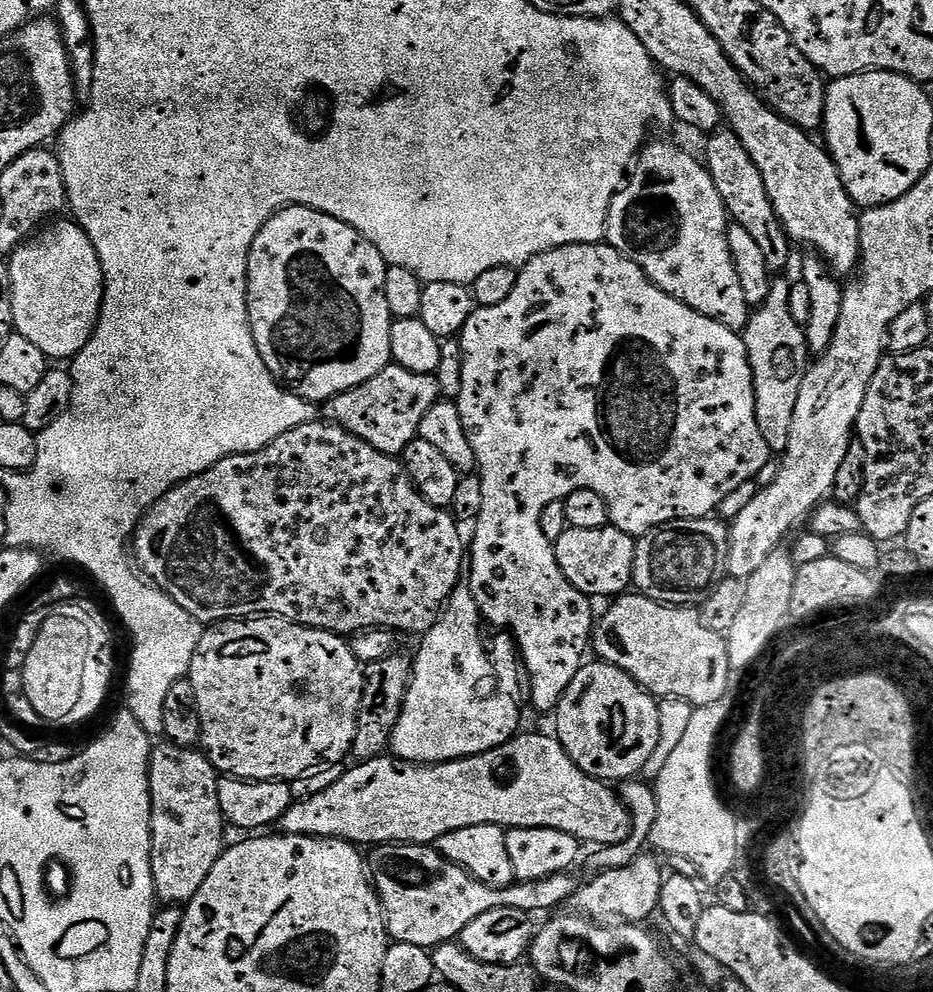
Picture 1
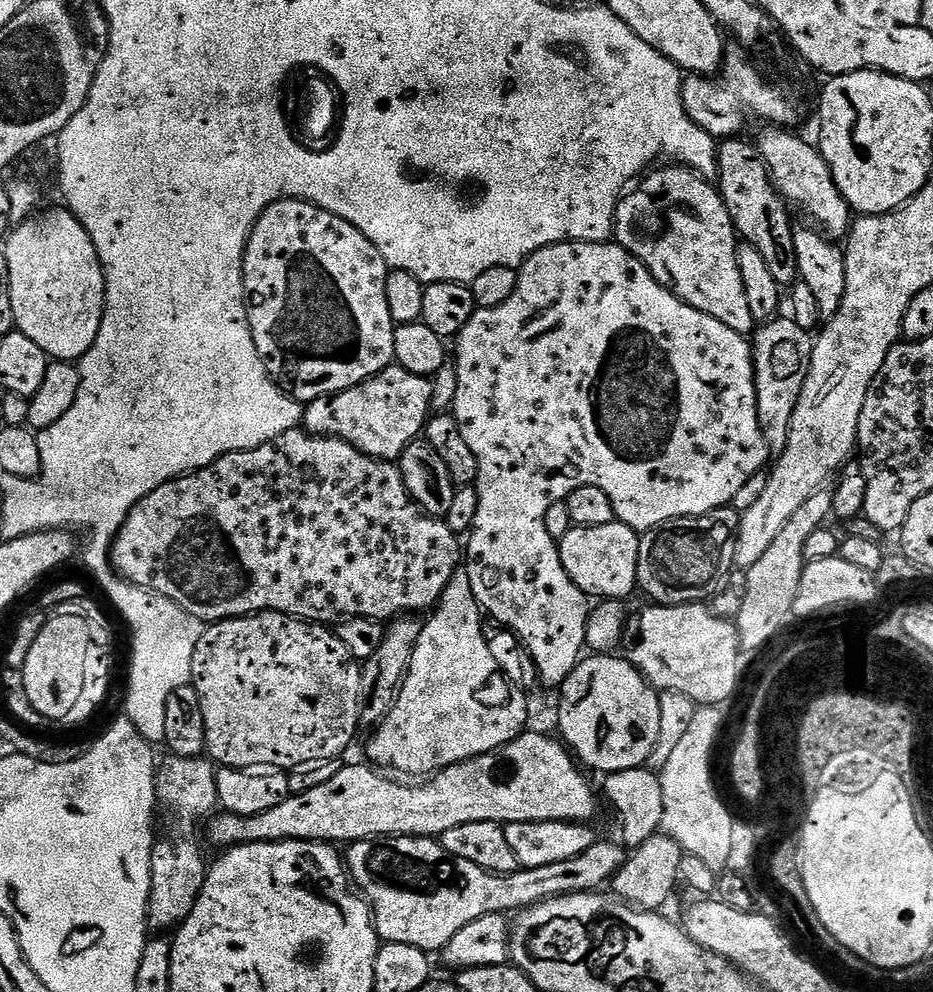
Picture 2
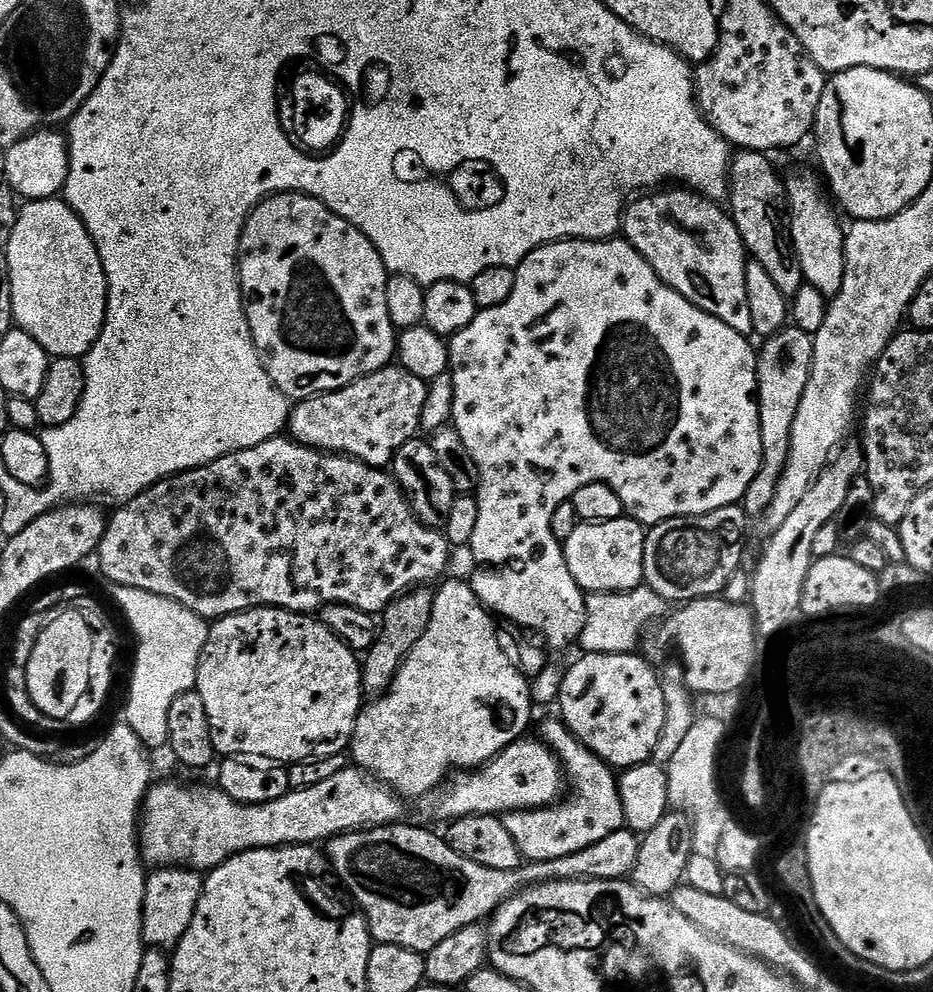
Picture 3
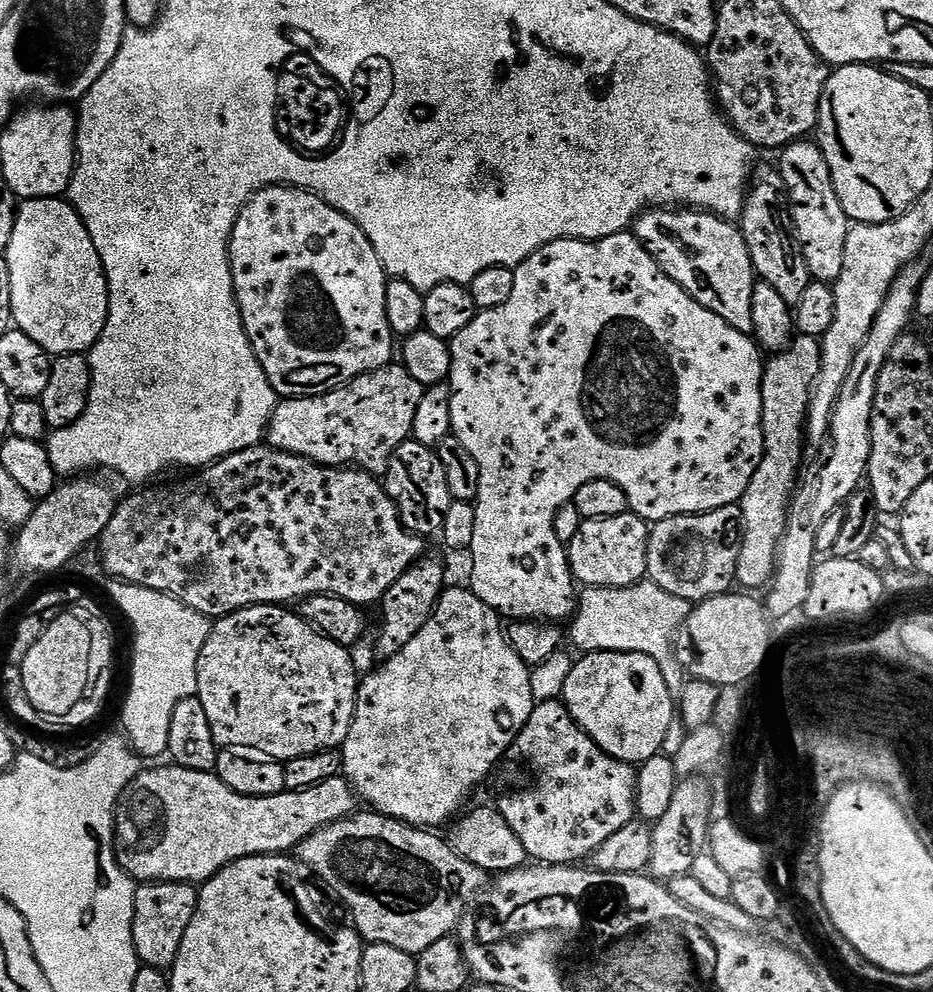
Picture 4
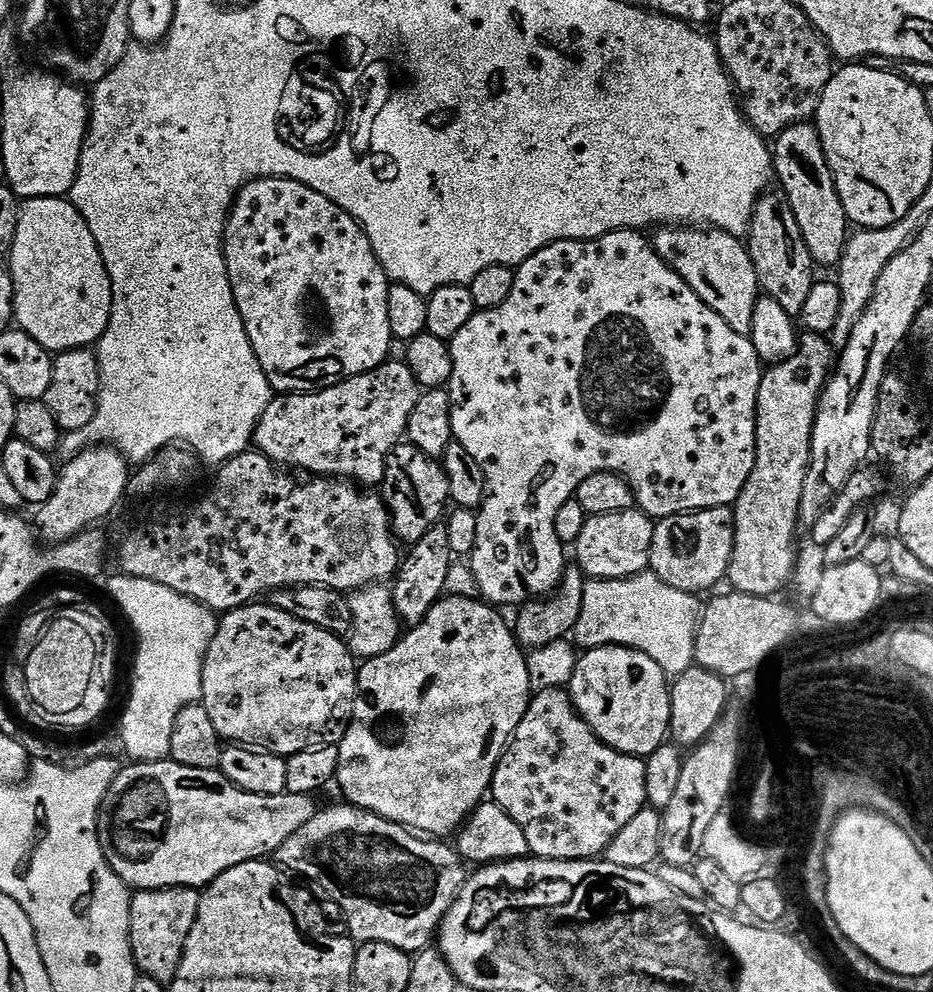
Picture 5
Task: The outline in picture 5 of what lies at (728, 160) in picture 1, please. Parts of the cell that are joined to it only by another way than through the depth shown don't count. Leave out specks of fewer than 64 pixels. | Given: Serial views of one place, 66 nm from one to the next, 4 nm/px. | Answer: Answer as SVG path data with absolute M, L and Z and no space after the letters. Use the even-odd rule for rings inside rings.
M769 190L760 197L748 227L746 243L750 258L754 262L754 270L758 274L761 293L774 298L777 303L781 304L782 310L794 318L799 317L802 307L806 306L807 295L810 294L814 283L814 275L812 276L814 265L810 250L806 250L802 230L798 230L798 218L794 218L794 210L790 210L790 202L784 196L783 191Z

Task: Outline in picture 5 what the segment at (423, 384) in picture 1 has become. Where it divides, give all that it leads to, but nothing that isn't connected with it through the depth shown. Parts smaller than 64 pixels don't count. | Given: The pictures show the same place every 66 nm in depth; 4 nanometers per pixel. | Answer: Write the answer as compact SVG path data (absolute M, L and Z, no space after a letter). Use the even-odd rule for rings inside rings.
M392 358L366 374L323 388L321 392L277 395L256 423L255 451L273 460L277 466L287 466L292 470L301 468L304 471L301 473L316 478L343 478L360 486L383 485L388 456L405 439L410 414L414 414L421 391L407 362Z

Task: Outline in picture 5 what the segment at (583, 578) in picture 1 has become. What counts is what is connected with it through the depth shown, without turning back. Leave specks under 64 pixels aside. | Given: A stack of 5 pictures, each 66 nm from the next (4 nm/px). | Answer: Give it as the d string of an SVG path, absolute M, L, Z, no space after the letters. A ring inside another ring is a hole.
M635 506L618 514L590 516L574 545L575 563L584 571L585 577L593 580L621 580L647 572L655 529L652 517Z

